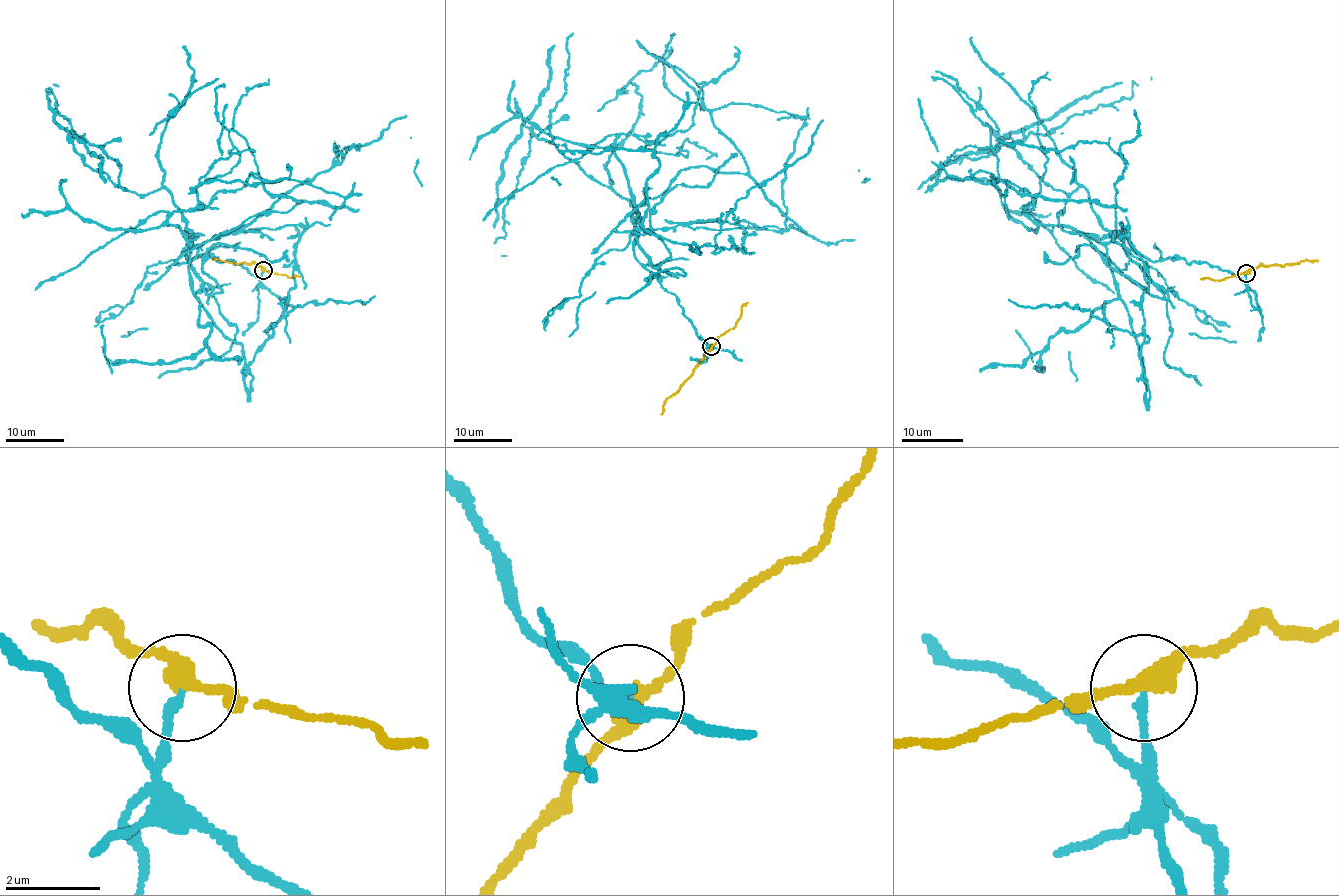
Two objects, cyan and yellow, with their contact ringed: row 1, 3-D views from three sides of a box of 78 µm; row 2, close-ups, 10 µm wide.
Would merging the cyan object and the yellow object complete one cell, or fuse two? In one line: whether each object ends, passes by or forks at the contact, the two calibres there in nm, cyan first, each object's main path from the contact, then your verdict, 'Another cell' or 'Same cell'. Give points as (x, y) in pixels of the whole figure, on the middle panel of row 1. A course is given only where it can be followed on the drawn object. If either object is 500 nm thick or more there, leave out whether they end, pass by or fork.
At the ring cyan ends. At the ring yellow passes by. Thickness 170 nm (cyan) against 360 nm. Course of cyan: (711, 345), (634, 256), (646, 234), (617, 226), (683, 169), (744, 174), (744, 157), (662, 58), (598, 110). Course of yellow: (711, 345), (677, 391), (665, 401), (661, 414). Another cell

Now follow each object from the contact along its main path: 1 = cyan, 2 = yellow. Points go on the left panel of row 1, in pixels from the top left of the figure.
1: (263, 270), (186, 258), (195, 247), (169, 269), (299, 201), (264, 188), (217, 117), (214, 82), (150, 135)
2: (263, 270), (252, 263), (213, 260)

